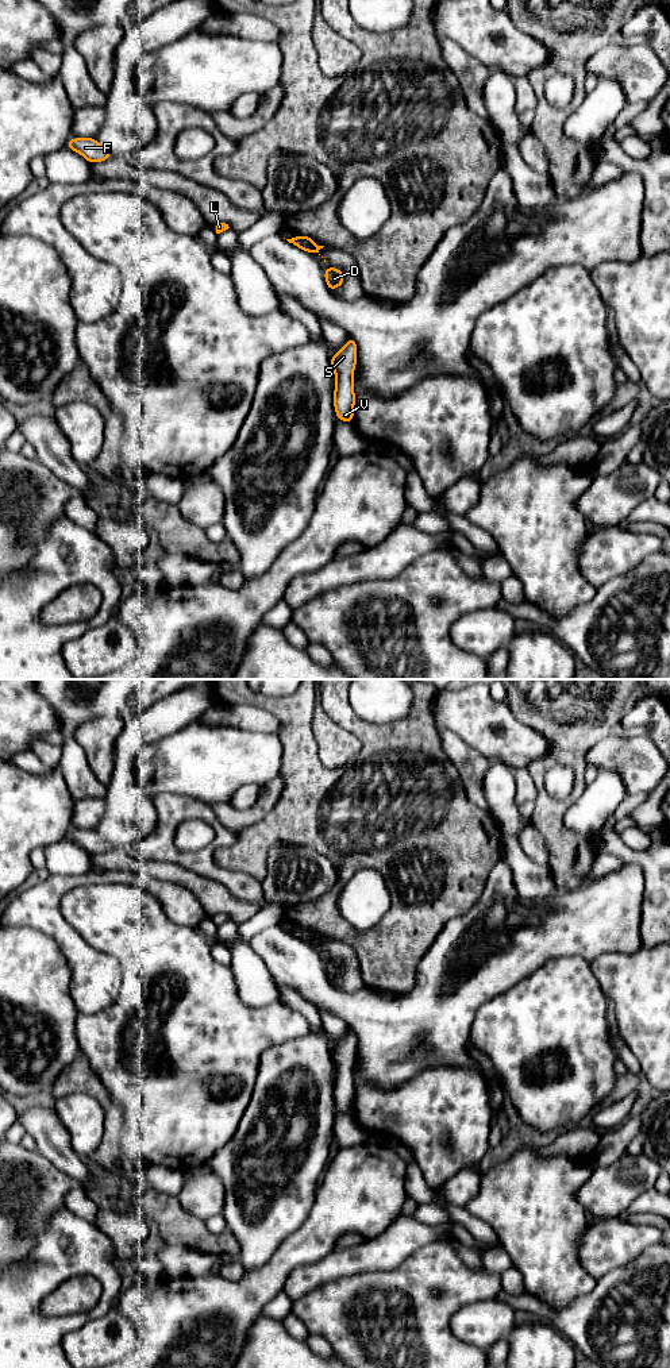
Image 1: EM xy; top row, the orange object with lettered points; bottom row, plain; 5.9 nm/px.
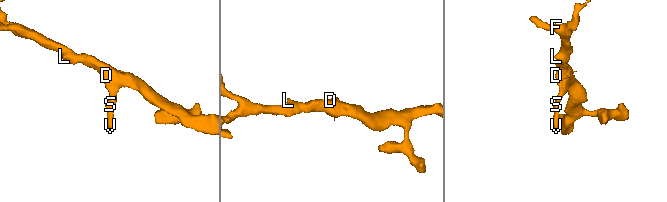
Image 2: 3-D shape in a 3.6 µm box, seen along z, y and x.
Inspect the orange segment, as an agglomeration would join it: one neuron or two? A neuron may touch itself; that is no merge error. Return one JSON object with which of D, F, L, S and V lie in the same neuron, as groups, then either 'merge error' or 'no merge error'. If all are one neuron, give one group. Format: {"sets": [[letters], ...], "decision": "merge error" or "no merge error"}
{"sets": [["D", "F", "L", "S", "V"]], "decision": "no merge error"}

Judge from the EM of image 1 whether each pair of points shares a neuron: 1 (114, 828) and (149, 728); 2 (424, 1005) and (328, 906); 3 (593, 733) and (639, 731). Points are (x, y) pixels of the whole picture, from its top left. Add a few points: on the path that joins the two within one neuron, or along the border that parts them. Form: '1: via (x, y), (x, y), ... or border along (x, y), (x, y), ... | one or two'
1: via (120, 804), (124, 752) | one
2: border along (420, 960), (415, 985), (409, 990), (378, 990) | two
3: border along (603, 738), (586, 752), (585, 763), (588, 766) | two

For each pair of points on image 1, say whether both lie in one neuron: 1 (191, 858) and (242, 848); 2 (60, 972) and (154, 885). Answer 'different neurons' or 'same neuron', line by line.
1: different neurons
2: different neurons

